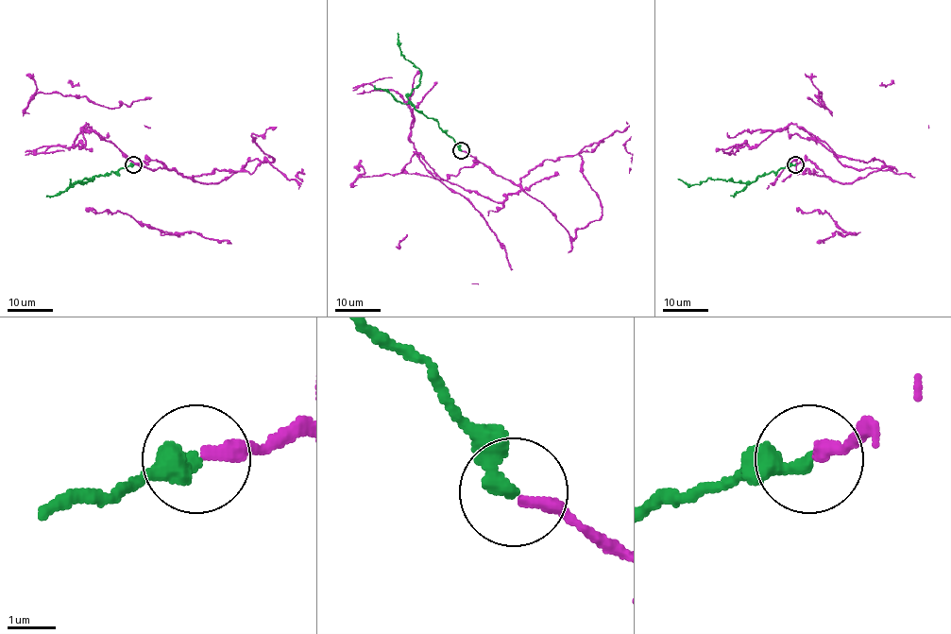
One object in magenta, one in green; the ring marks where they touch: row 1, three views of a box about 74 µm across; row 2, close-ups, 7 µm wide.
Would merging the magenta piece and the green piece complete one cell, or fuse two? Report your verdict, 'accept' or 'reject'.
accept

